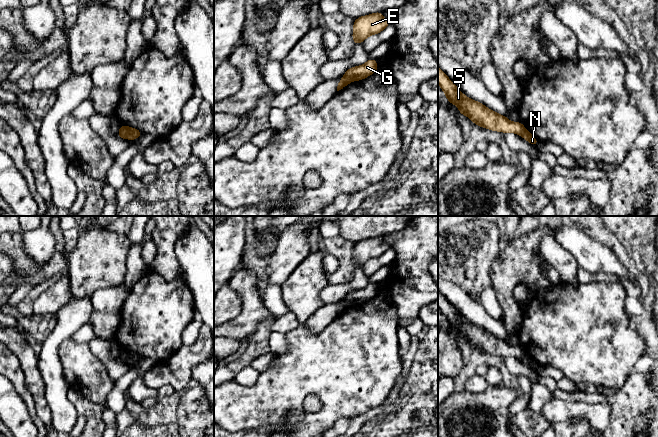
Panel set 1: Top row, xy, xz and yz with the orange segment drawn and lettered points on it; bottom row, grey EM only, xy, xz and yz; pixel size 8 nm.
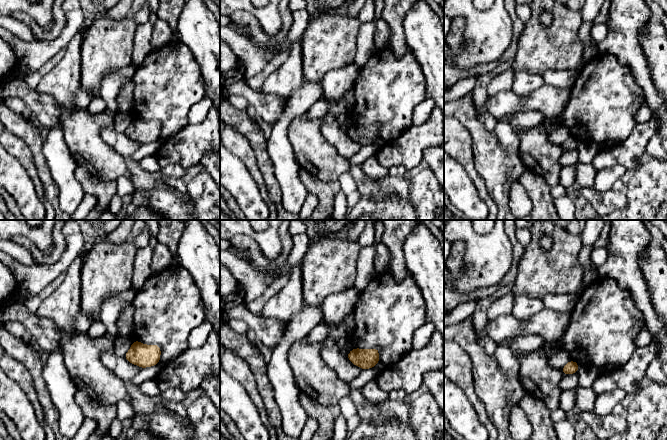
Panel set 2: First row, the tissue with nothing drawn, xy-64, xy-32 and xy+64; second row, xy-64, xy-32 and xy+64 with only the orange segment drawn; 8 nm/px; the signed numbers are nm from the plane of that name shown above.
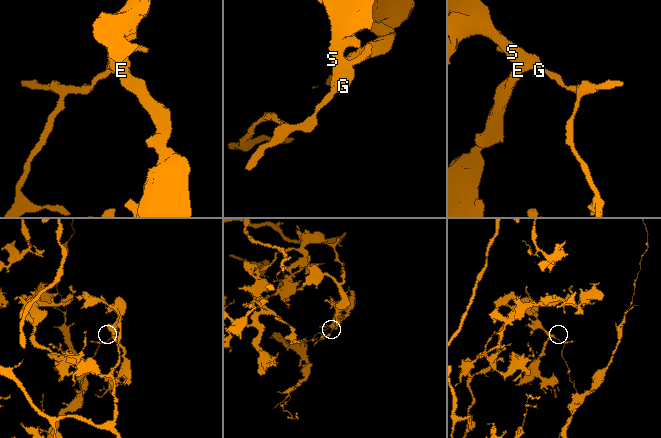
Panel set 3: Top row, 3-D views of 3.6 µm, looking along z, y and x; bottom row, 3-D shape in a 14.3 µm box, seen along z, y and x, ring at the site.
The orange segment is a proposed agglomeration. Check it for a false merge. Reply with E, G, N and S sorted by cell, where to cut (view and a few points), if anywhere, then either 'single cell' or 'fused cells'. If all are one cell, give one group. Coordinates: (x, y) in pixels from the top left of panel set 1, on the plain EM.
E G S / N; cut in xz along (344, 299), (353, 304); fused cells

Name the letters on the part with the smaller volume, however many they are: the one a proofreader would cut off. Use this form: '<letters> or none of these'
N

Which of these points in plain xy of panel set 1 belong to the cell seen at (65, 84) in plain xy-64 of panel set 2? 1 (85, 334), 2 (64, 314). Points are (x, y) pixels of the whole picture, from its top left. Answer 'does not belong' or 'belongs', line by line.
1: does not belong
2: does not belong

